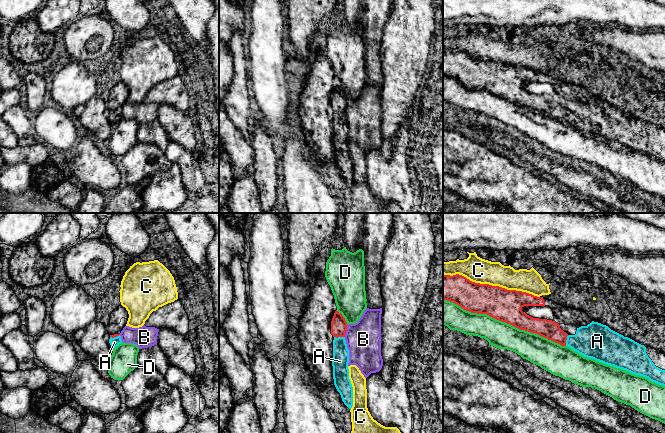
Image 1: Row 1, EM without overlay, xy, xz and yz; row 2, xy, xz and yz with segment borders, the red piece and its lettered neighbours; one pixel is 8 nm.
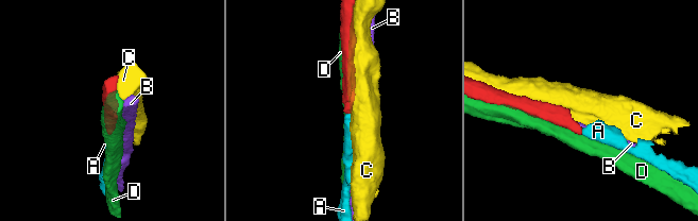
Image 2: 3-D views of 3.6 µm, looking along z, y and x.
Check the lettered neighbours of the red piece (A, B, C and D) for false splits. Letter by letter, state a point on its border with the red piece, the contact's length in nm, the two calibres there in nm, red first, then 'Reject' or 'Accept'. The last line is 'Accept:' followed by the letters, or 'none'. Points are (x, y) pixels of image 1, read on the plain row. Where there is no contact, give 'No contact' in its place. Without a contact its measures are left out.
A: Touches red at xz (339, 112). Shared border 90 nm. Thickness 130 nm (red) against 130 nm. Accept
B: Touches red at xz (345, 107). Shared border 100 nm. Thickness 130 nm (red) against 280 nm. Reject
C: Touches red at yz (491, 61). Shared border 800 nm. Thickness 260 nm (red) against 200 nm. Reject
D: Touches red at yz (504, 97). Shared border 1050 nm. Thickness 260 nm (red) against 220 nm. Reject
Accept: A

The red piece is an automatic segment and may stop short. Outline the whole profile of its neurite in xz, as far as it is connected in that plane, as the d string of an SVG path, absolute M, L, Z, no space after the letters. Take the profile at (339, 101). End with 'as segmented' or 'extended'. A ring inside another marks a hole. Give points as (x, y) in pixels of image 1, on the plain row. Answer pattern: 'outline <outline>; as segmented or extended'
outline M337 86L331 97L331 110L333 116L333 155L342 177L351 186L353 182L353 163L349 155L349 126L347 124L345 109L347 98Z; extended

